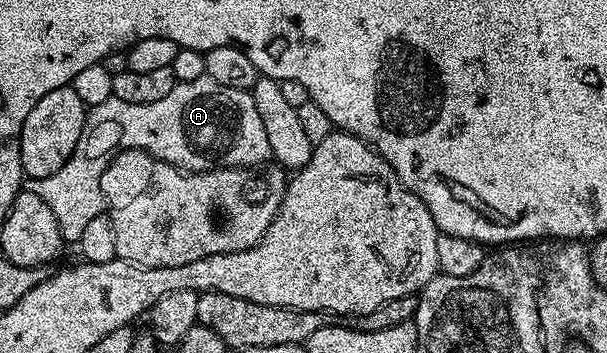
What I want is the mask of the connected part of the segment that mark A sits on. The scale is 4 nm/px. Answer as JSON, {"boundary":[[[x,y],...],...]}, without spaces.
{"boundary":[[[201,76],[196,78],[196,82],[184,82],[183,84],[175,83],[172,90],[168,90],[168,94],[164,94],[164,98],[160,98],[160,102],[148,102],[147,104],[137,104],[136,102],[120,102],[111,98],[106,102],[91,107],[85,113],[83,122],[83,133],[80,134],[80,140],[76,144],[76,148],[72,150],[71,156],[62,169],[56,171],[56,174],[51,174],[46,178],[39,180],[27,179],[24,184],[25,191],[32,194],[40,194],[40,198],[44,198],[44,202],[48,202],[52,214],[56,214],[56,222],[60,226],[60,234],[63,241],[76,242],[80,238],[80,234],[84,234],[84,229],[87,228],[88,222],[92,222],[92,218],[103,215],[104,201],[101,194],[100,180],[104,170],[111,162],[112,157],[121,152],[123,149],[138,149],[153,156],[155,161],[171,165],[175,168],[186,169],[192,172],[209,172],[211,168],[258,168],[265,165],[271,159],[270,147],[268,146],[268,134],[264,134],[264,126],[260,123],[260,114],[256,114],[256,102],[250,96],[249,92],[244,90],[232,90],[232,86],[220,86],[220,82],[212,82],[212,78]]]}

